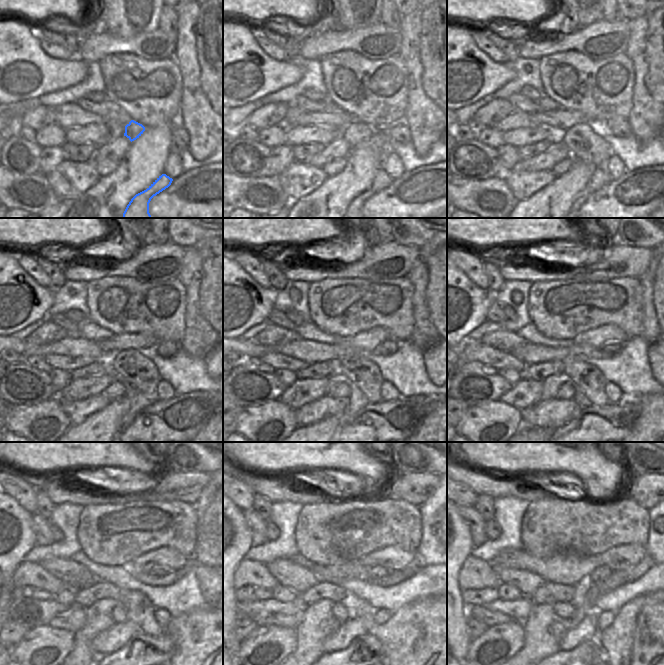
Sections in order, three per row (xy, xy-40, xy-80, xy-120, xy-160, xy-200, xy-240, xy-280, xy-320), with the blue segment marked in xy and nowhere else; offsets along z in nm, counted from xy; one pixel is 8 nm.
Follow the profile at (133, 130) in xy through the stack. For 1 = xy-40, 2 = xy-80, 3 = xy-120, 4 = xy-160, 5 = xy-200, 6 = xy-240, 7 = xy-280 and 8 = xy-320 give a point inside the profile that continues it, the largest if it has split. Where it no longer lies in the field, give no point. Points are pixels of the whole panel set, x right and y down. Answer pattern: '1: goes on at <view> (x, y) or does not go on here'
1: goes on at xy-40 (357, 133)
2: goes on at xy-80 (584, 144)
3: goes on at xy-120 (131, 366)
4: goes on at xy-160 (361, 371)
5: goes on at xy-200 (587, 377)
6: goes on at xy-240 (202, 638)
7: goes on at xy-280 (426, 644)
8: goes on at xy-320 (650, 645)

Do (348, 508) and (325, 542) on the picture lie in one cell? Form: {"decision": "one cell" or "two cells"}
{"decision": "one cell"}

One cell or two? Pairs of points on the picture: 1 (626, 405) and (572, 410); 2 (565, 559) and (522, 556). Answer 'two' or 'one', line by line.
1: two
2: one

